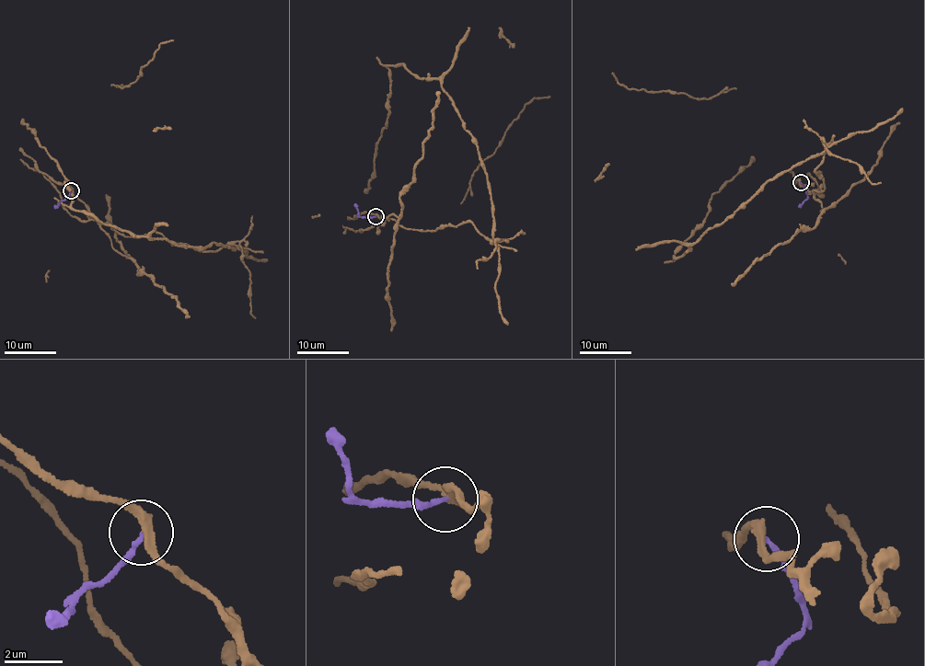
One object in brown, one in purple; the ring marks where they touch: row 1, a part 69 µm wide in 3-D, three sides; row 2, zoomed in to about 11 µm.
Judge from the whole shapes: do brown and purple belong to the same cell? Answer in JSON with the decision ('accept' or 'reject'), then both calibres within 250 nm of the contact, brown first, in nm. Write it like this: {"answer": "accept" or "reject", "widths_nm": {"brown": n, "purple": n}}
{"answer": "reject", "widths_nm": {"brown": 280, "purple": 160}}

